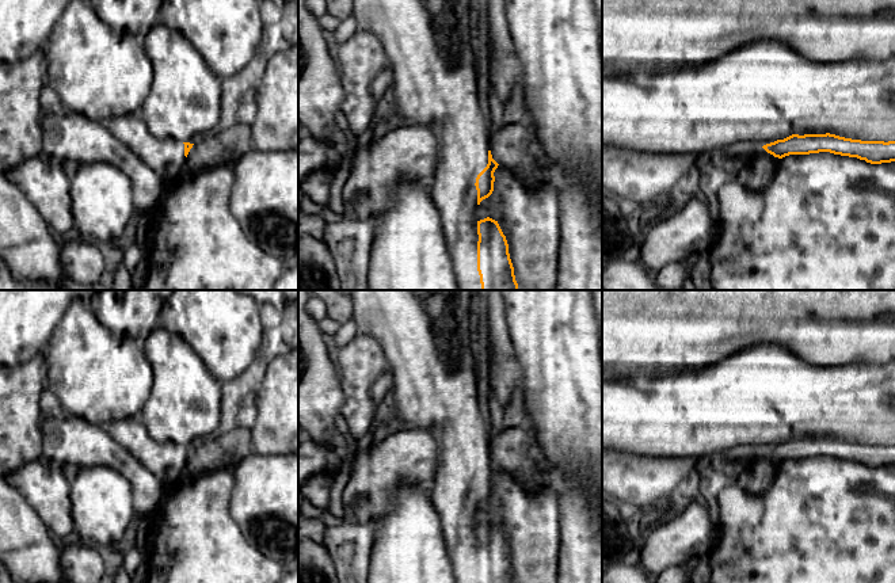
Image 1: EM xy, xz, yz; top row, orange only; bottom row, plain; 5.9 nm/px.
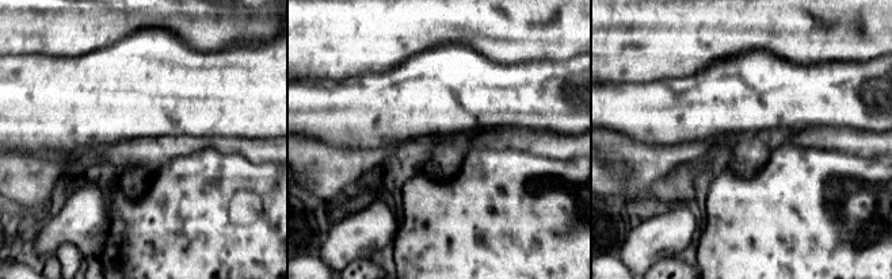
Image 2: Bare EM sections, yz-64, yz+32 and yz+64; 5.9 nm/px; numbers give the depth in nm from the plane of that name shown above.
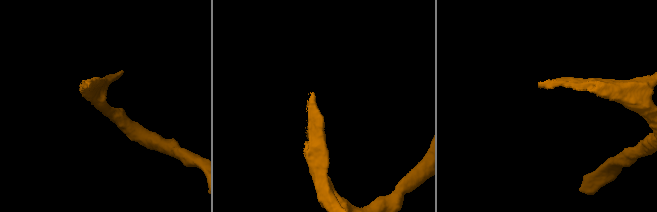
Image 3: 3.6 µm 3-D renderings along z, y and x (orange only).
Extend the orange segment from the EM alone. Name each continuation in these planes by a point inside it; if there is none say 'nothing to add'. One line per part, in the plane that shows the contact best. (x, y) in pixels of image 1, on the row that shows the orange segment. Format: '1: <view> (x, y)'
1: xz (430, 44)

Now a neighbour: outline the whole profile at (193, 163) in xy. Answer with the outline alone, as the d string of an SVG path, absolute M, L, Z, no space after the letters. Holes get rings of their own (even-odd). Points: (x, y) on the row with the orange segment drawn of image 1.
M240 119L235 126L217 134L199 137L186 157L179 179L187 182L198 171L217 165L233 167L250 149L252 149L251 126L248 119Z

